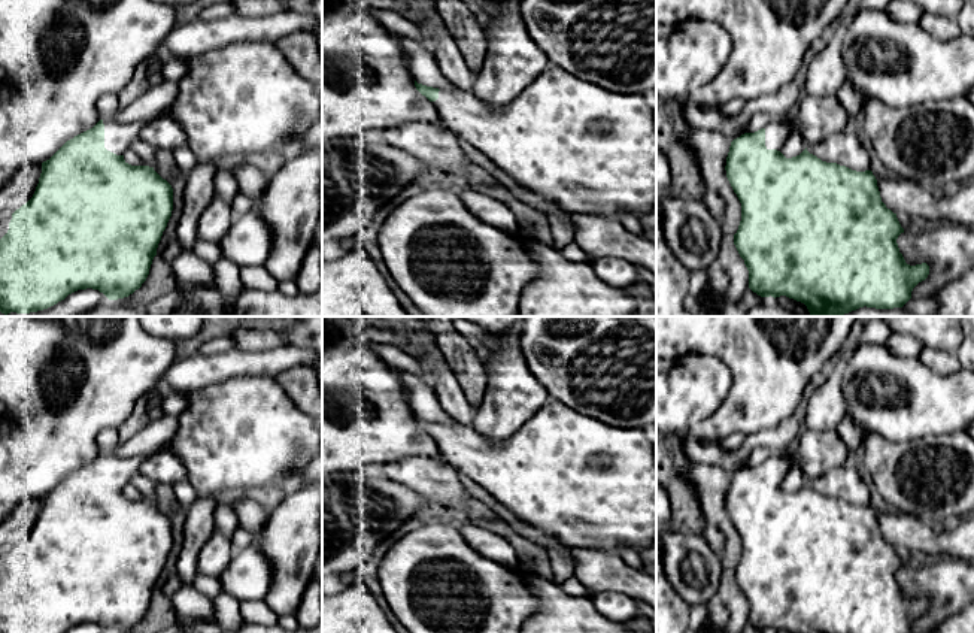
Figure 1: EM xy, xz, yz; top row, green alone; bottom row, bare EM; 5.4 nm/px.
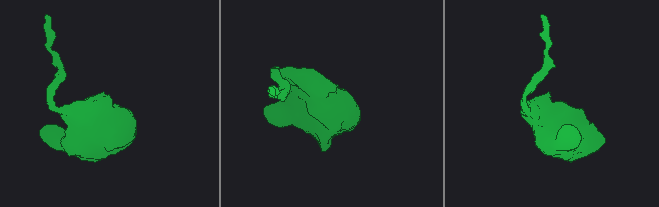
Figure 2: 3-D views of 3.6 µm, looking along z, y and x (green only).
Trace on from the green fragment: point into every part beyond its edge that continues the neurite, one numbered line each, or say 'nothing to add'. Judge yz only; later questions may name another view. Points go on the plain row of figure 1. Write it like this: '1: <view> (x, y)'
1: yz (777, 465)

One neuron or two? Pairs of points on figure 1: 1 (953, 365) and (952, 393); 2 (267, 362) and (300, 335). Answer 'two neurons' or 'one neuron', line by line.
1: two neurons
2: two neurons

